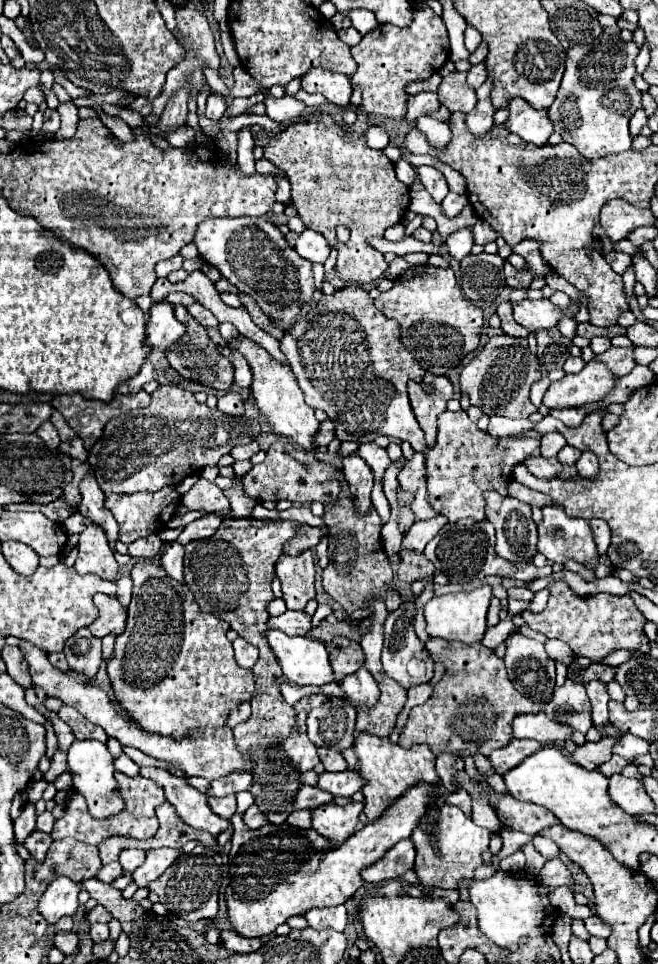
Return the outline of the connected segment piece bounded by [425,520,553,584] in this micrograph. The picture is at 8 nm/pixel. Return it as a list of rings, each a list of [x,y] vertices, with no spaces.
[[[489,520],[477,522],[473,528],[463,528],[463,530],[449,530],[449,524],[445,524],[445,528],[441,528],[441,532],[425,546],[425,556],[435,566],[435,570],[445,574],[449,578],[449,582],[453,582],[453,584],[469,584],[473,580],[481,580],[485,576],[533,580],[533,578],[543,578],[543,576],[553,574],[551,566],[535,568],[533,564],[521,564],[521,566],[511,564],[511,562],[499,558],[495,554],[493,546],[495,546],[495,530],[489,524]]]

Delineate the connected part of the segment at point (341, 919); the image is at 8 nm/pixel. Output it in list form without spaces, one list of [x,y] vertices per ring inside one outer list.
[[[331,906],[331,908],[313,908],[305,914],[307,922],[311,928],[321,930],[321,928],[331,928],[337,932],[345,930],[347,924],[347,910],[345,906]]]

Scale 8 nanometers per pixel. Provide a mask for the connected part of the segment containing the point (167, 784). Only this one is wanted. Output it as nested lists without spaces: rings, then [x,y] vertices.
[[[153,766],[141,768],[141,776],[151,778],[165,788],[167,802],[171,802],[175,806],[179,818],[185,824],[189,824],[191,828],[205,830],[213,838],[217,838],[221,832],[225,832],[229,828],[229,820],[211,812],[211,808],[207,804],[207,796],[203,792],[195,790],[193,786],[189,786],[185,778],[177,778],[171,772],[167,772],[163,768],[153,768]]]

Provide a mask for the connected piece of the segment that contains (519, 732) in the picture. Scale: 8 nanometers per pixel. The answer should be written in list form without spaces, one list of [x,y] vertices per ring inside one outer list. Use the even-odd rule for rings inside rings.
[[[545,712],[537,714],[521,714],[513,722],[513,738],[531,738],[539,744],[555,744],[563,740],[575,740],[577,746],[585,742],[585,736],[575,732],[569,726],[557,724],[545,716]]]

